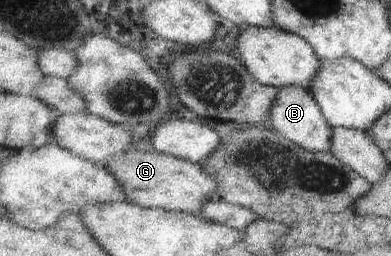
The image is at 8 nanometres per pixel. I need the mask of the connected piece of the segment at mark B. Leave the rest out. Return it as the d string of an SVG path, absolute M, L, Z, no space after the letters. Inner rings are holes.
M298 85L282 87L269 113L269 124L290 141L312 152L331 152L332 127L315 97L306 88Z

